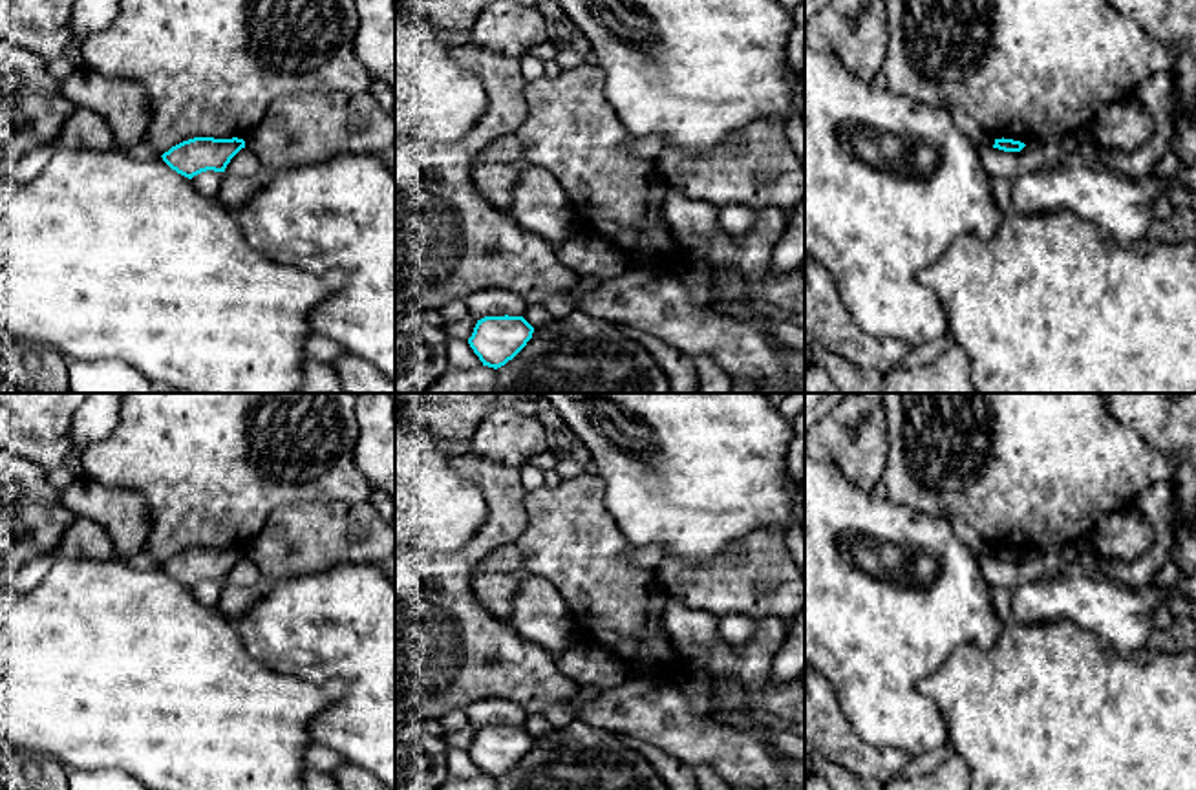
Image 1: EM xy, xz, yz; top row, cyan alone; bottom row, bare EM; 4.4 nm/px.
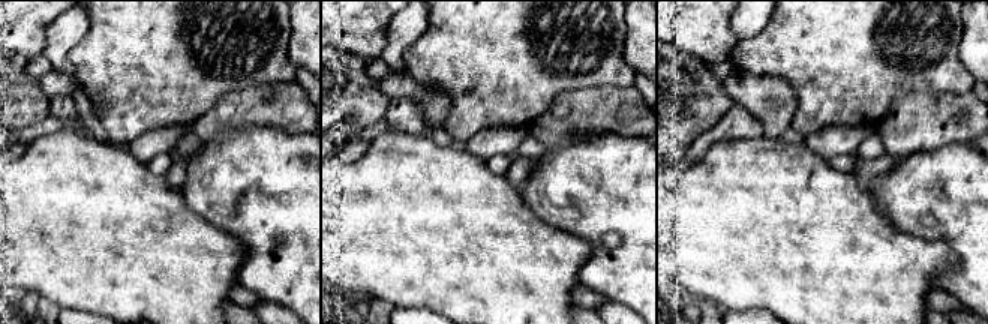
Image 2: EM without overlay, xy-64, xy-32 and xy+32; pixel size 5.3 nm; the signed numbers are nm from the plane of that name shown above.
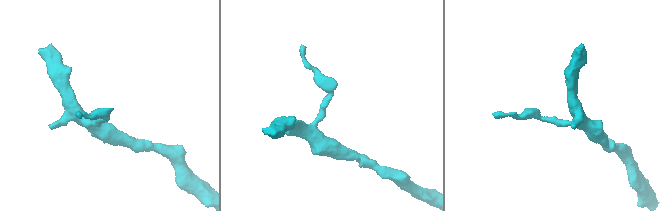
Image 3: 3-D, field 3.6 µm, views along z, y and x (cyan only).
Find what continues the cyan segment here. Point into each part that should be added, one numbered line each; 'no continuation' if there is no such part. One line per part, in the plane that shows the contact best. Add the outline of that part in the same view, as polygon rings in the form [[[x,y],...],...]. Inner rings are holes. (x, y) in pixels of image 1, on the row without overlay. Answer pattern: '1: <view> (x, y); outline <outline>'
no continuation

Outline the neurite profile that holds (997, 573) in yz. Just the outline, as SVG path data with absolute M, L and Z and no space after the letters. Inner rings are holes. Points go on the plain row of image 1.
M1035 549L1020 561L978 556L978 567L989 587L1013 591L1020 583L1046 578L1046 549Z

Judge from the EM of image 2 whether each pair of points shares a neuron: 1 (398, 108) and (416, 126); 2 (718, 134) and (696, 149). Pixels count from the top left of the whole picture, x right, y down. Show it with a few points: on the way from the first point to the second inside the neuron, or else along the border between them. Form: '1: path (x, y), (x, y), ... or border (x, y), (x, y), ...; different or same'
1: path (402, 113), (411, 122); same
2: path (712, 137), (702, 144); same

